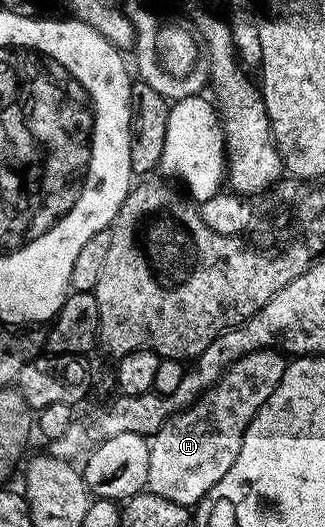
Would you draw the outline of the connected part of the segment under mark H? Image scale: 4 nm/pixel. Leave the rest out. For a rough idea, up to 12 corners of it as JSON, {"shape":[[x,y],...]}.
{"shape":[[274,348],[236,358],[150,434],[147,489],[178,505],[233,467],[281,383]]}

